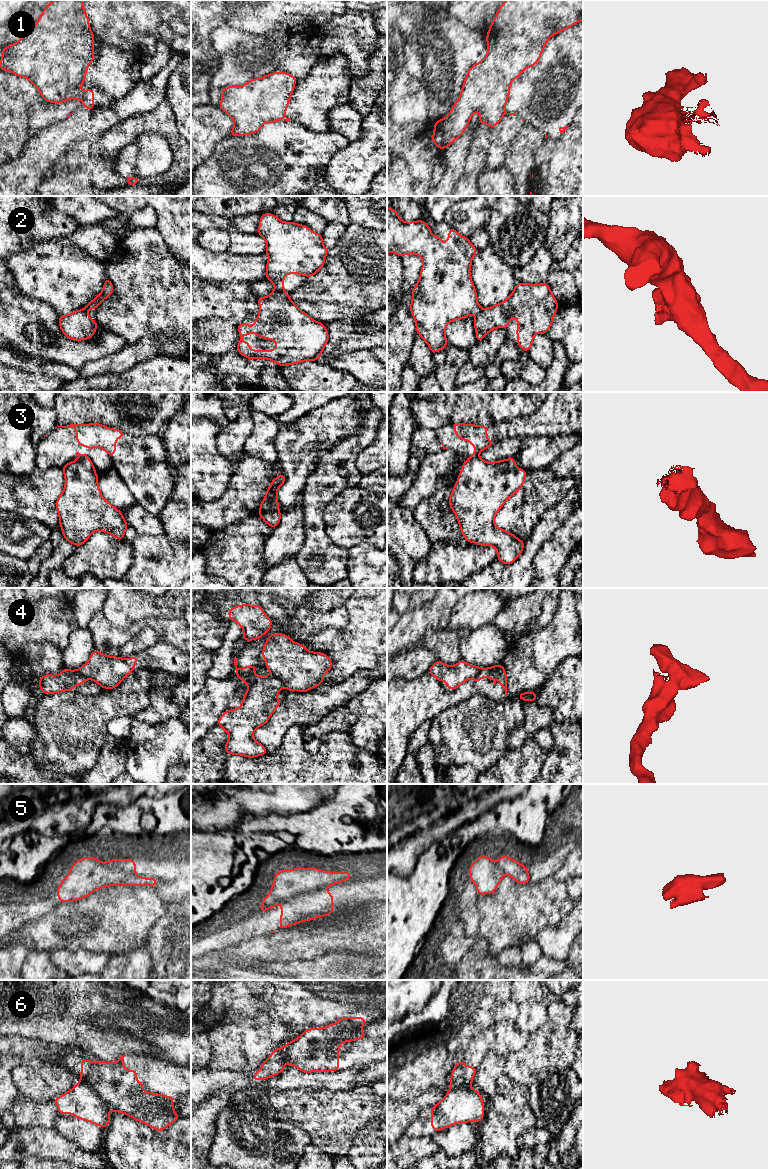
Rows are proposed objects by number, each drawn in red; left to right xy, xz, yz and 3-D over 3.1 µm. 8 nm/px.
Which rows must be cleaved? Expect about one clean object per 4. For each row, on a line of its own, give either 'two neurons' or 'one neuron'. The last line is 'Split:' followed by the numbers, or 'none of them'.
1: two neurons
2: two neurons
3: two neurons
4: two neurons
5: two neurons
6: two neurons
Split: 1, 2, 3, 4, 5, 6

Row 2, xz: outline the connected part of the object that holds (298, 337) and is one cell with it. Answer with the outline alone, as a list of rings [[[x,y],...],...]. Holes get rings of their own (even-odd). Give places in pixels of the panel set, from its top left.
[[[275,288],[269,296],[259,297],[259,314],[251,328],[248,323],[237,325],[239,343],[236,350],[248,359],[263,358],[279,366],[320,359],[329,335],[321,322],[300,310],[289,294]],[[250,333],[274,340],[275,350],[251,350],[242,336]]]

